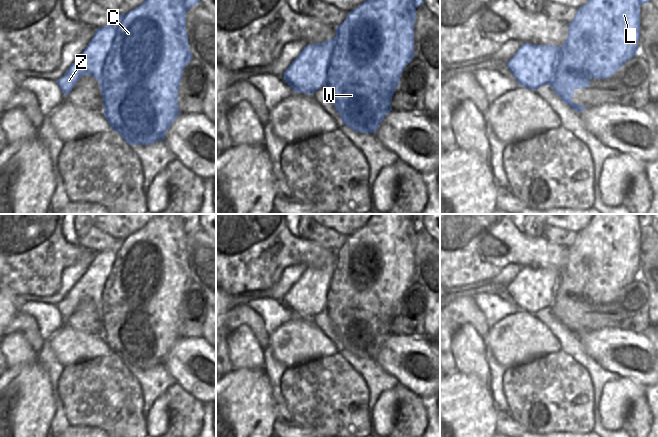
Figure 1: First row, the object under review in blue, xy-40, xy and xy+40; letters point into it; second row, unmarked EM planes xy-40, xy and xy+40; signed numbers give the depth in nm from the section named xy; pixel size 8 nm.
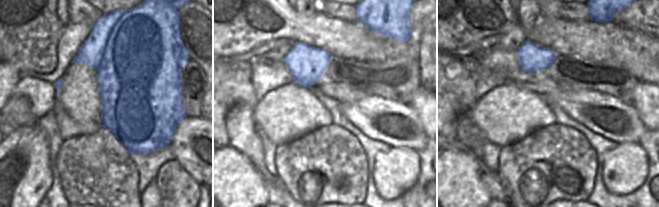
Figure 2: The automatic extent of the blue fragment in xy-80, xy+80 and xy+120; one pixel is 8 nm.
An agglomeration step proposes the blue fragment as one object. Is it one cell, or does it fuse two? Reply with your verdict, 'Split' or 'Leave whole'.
Split

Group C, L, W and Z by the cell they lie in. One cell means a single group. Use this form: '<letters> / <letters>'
C L W / Z

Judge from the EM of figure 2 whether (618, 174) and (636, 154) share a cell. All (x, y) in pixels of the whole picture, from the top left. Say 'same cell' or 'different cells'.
same cell

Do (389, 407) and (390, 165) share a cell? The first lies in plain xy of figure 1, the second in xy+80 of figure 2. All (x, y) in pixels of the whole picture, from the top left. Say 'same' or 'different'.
same

